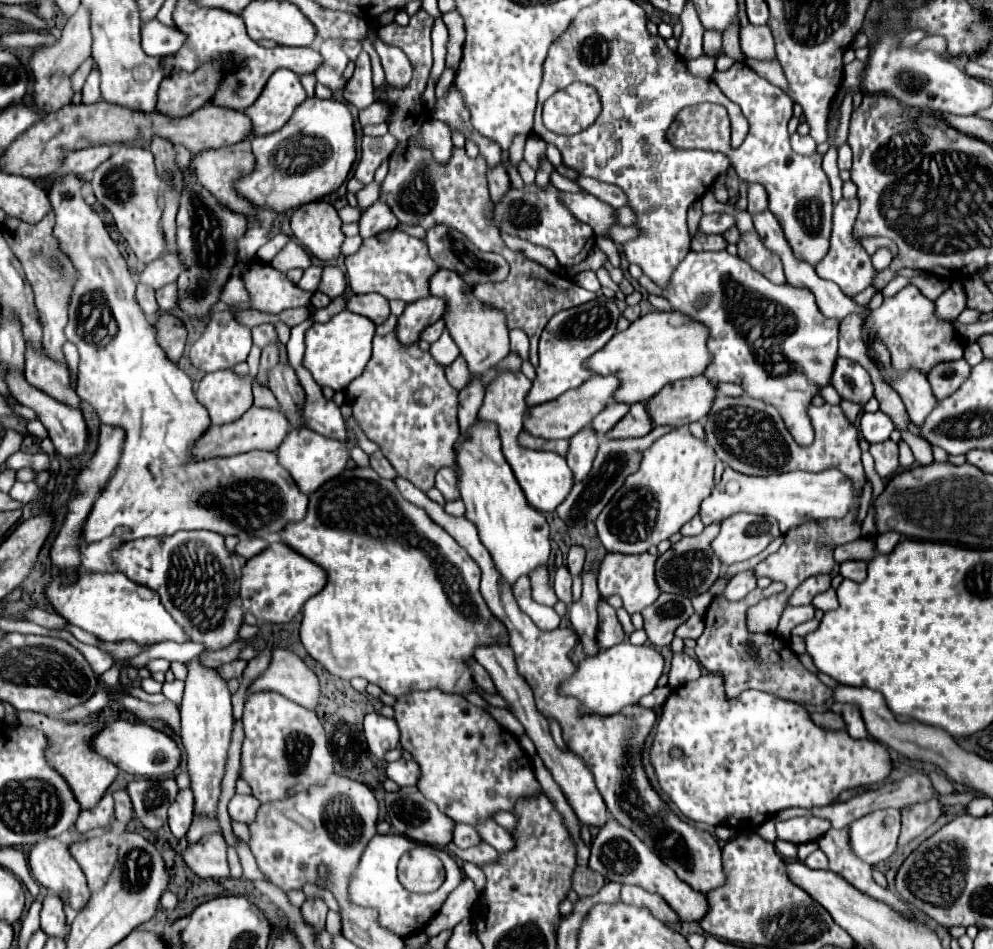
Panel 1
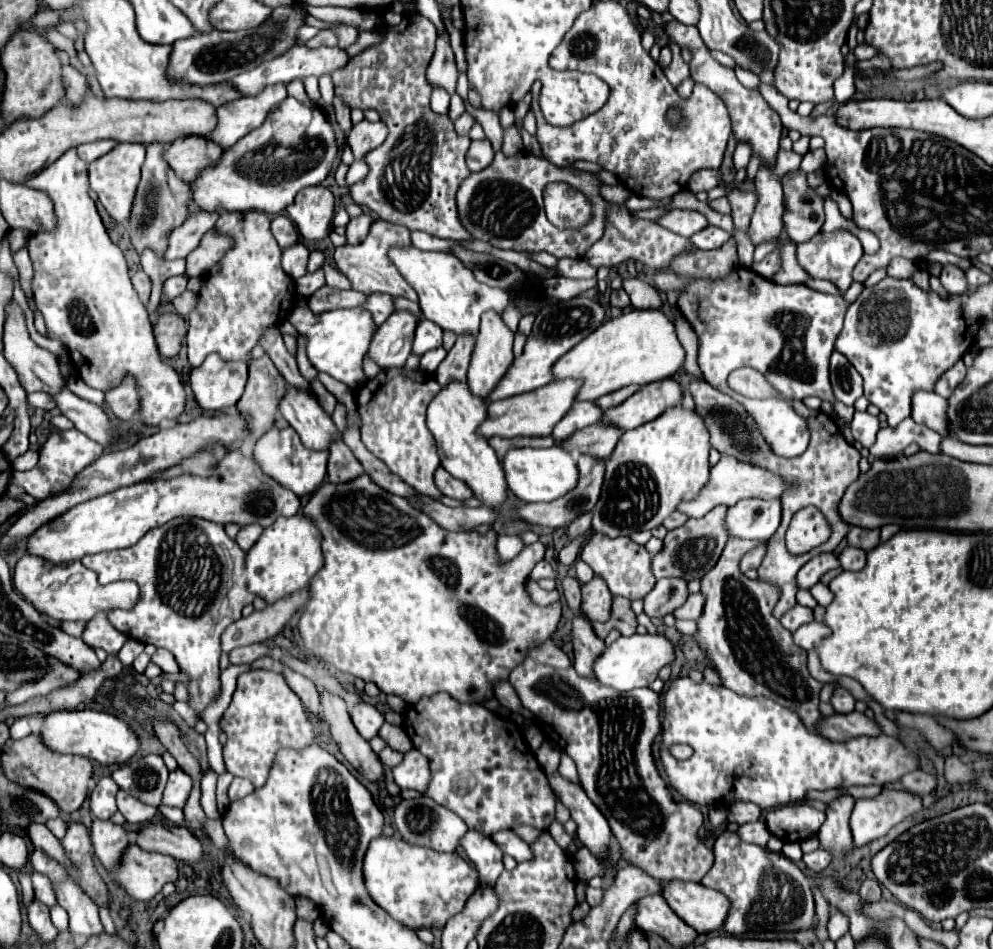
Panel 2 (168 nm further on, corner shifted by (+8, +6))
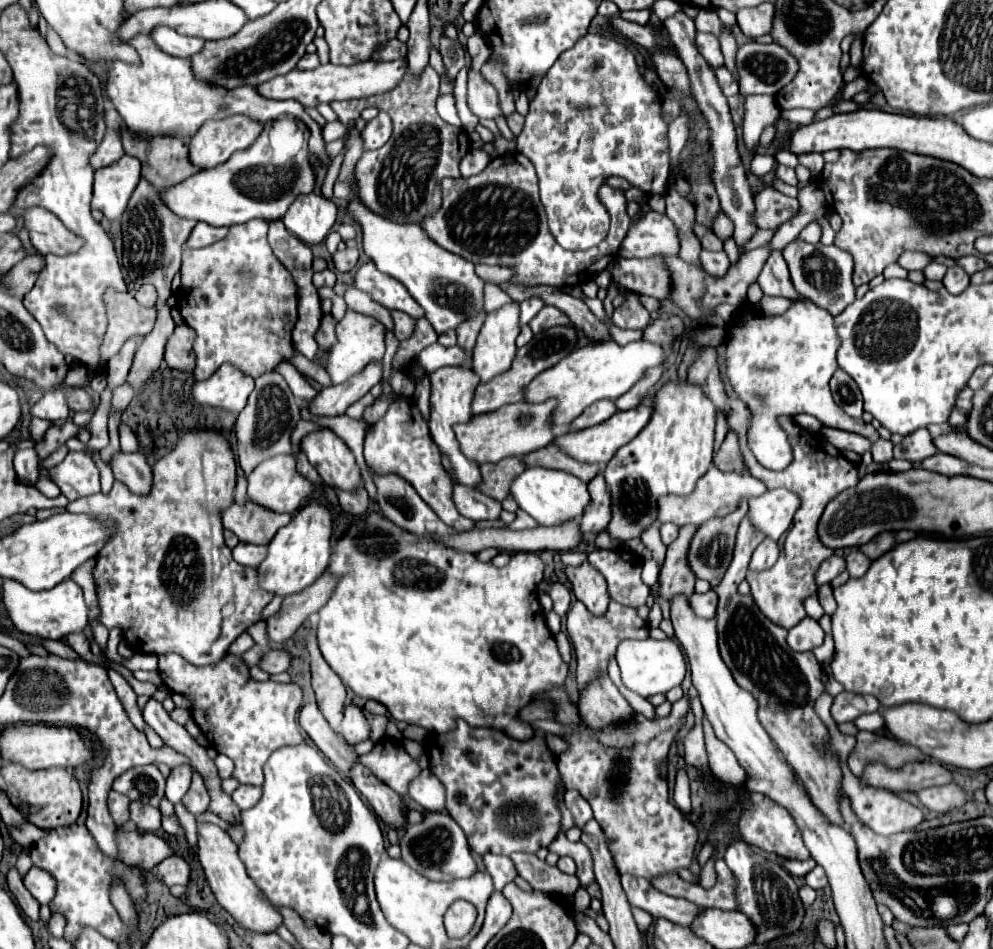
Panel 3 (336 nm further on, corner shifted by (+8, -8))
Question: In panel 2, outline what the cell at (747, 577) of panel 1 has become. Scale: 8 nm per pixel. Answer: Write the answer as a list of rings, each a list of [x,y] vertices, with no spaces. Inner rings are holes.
[[[766,542],[758,544],[754,550],[750,550],[750,552],[746,552],[746,554],[742,556],[742,560],[740,560],[740,570],[746,572],[746,570],[750,570],[750,568],[758,568],[760,562],[762,562],[762,558],[764,558],[764,554],[766,554]]]

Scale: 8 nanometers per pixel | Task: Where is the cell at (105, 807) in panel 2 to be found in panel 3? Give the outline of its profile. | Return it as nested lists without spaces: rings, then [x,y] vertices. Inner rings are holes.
[[[112,790],[110,796],[108,796],[108,806],[110,806],[110,812],[112,812],[112,818],[114,818],[116,826],[122,826],[130,818],[130,800],[128,800],[128,796],[122,796],[122,794]]]

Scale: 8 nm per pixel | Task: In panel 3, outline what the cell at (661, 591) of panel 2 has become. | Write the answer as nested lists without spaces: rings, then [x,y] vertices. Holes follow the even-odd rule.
[[[682,526],[678,530],[678,538],[668,546],[666,562],[662,566],[660,576],[660,592],[666,600],[672,600],[676,594],[690,596],[694,592],[694,572],[690,572],[690,564],[686,564],[686,548],[690,548],[690,540],[694,538],[696,526]]]

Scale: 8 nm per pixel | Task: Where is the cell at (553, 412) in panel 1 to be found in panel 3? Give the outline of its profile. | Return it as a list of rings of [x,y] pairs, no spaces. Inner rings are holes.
[[[548,400],[542,404],[526,404],[526,402],[510,404],[510,406],[498,408],[490,414],[478,414],[478,416],[474,416],[474,420],[470,420],[470,424],[456,424],[454,432],[460,442],[462,454],[466,454],[466,458],[474,460],[476,464],[484,464],[484,462],[496,464],[498,460],[502,460],[506,456],[526,456],[538,448],[544,448],[554,438],[554,432],[550,428],[550,420],[548,420],[554,406],[556,406],[554,400]],[[522,414],[530,414],[532,420],[528,424],[520,424],[518,416],[522,416]]]

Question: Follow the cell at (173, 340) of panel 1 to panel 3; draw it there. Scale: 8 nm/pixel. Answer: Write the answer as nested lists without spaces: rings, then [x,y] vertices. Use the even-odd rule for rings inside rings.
[[[186,324],[176,326],[174,334],[168,338],[166,344],[166,354],[164,354],[166,364],[182,372],[192,372],[194,370],[192,344],[194,344],[194,330]]]

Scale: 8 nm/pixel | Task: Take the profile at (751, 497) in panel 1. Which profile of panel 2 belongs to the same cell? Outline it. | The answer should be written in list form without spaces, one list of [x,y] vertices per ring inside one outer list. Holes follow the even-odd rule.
[[[724,456],[724,458],[720,458],[720,462],[716,466],[710,468],[710,482],[700,490],[698,498],[692,502],[682,502],[678,506],[678,510],[688,514],[690,518],[700,518],[718,504],[734,506],[738,500],[744,500],[744,498],[762,498],[762,500],[782,498],[784,490],[788,490],[788,484],[784,482],[782,476],[778,476],[770,470],[758,468],[758,466],[750,466],[746,462],[736,462],[736,458]]]

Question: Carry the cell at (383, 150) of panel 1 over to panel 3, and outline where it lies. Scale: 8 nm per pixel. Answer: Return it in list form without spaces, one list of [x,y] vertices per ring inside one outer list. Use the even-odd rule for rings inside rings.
[[[380,112],[374,120],[368,122],[368,126],[362,132],[364,138],[364,150],[376,150],[388,142],[392,134],[392,120],[386,112]]]

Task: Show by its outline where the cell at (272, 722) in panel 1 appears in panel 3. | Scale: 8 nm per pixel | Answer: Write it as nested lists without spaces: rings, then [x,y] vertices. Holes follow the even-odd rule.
[[[162,654],[160,658],[160,666],[158,666],[158,674],[162,676],[164,684],[168,690],[184,694],[190,698],[192,702],[192,718],[198,724],[198,728],[202,730],[202,734],[208,738],[208,742],[212,742],[214,750],[220,754],[226,754],[228,758],[234,760],[234,778],[240,780],[240,784],[252,784],[252,786],[260,786],[264,776],[262,776],[262,766],[266,764],[268,756],[282,746],[290,746],[290,744],[300,744],[302,738],[302,730],[298,726],[298,712],[302,708],[302,688],[298,684],[278,684],[278,682],[258,682],[254,678],[250,678],[248,666],[240,656],[234,654],[226,654],[222,660],[218,660],[218,664],[208,664],[206,668],[198,668],[186,660],[182,660],[182,656],[178,654]]]

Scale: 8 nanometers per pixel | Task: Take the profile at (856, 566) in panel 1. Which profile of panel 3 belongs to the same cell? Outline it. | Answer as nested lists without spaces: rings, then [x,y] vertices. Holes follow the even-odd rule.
[[[854,548],[848,556],[846,556],[846,564],[848,564],[848,572],[850,572],[850,578],[860,578],[866,574],[866,570],[870,568],[872,560],[860,552],[858,548]]]

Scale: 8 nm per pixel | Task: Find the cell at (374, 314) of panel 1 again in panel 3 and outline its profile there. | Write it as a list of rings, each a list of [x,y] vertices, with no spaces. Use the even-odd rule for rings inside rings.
[[[398,310],[392,312],[392,318],[394,318],[394,336],[398,336],[398,340],[408,340],[414,332],[416,320],[404,312],[398,312]]]

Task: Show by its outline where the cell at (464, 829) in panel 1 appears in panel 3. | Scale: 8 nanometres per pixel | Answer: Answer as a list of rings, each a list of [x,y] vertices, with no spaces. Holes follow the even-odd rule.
[[[486,854],[484,856],[484,866],[490,872],[496,890],[502,890],[508,882],[512,882],[518,876],[518,870],[514,868],[514,862],[508,856]]]

